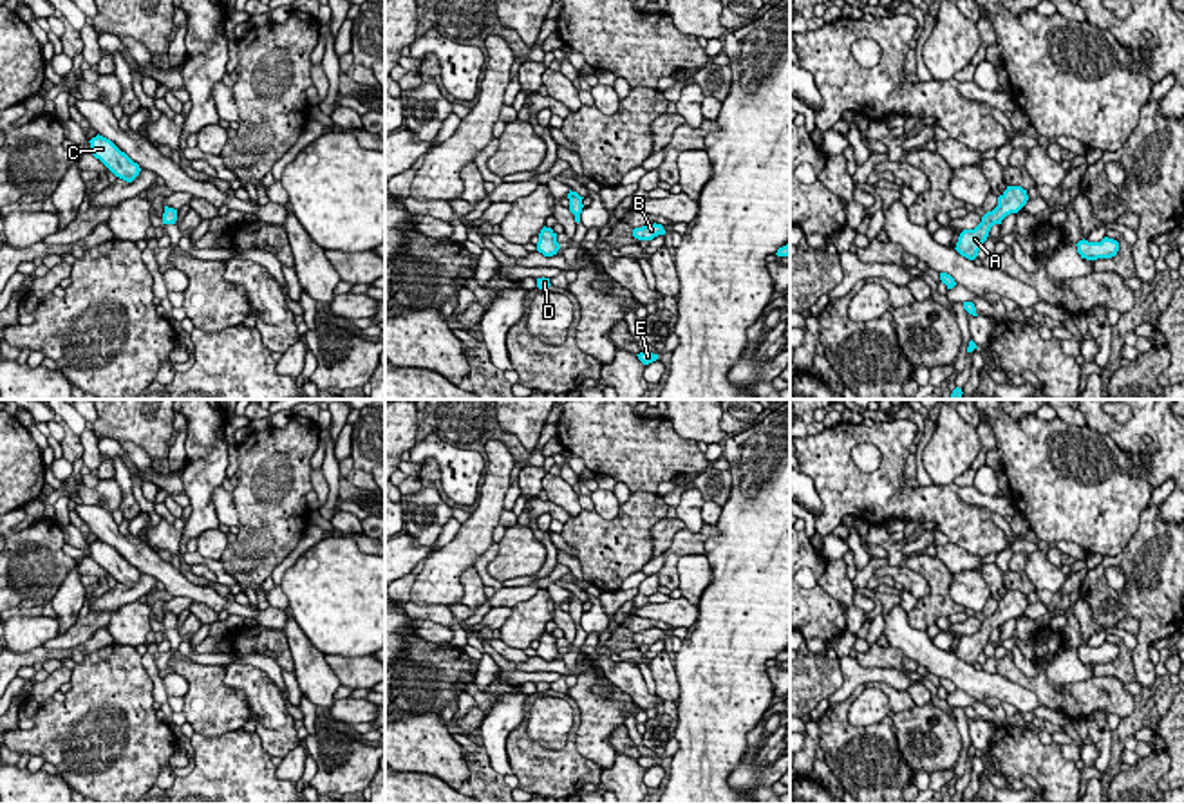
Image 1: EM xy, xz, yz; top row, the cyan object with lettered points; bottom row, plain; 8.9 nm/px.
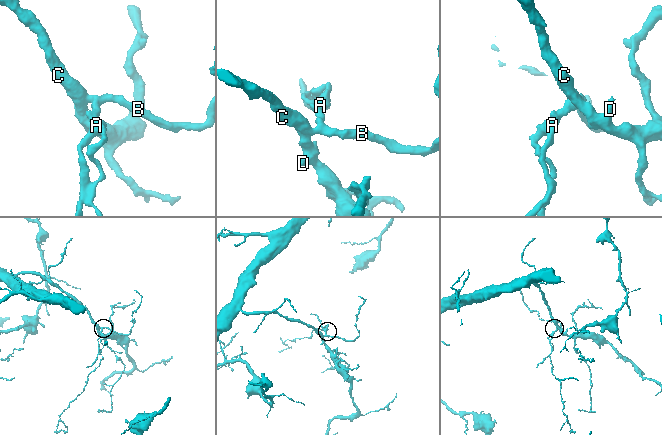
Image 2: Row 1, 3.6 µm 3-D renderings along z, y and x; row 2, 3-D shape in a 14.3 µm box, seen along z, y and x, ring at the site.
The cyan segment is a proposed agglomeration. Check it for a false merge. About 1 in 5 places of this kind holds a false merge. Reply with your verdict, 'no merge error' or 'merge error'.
no merge error

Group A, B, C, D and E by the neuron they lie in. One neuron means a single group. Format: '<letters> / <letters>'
A B C D E

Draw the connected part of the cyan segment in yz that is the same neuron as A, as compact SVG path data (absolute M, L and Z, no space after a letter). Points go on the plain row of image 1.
M1007 591L1007 594L998 602L998 611L992 616L987 616L974 634L963 634L960 638L954 654L962 661L974 665L978 661L978 656L983 652L991 632L994 629L1001 629L1007 620L1018 618L1027 609L1027 605L1027 594L1021 591Z

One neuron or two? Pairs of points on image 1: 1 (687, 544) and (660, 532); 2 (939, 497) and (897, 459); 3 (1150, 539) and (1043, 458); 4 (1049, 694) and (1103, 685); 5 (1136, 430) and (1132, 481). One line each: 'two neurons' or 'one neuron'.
1: two neurons
2: one neuron
3: two neurons
4: one neuron
5: two neurons

